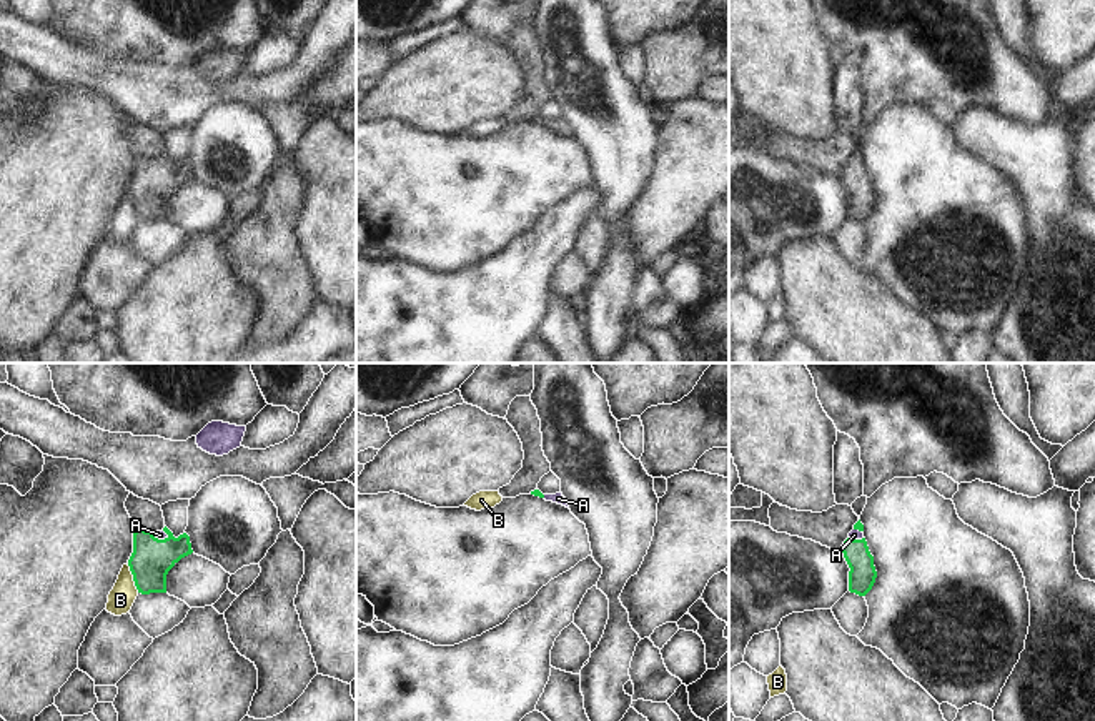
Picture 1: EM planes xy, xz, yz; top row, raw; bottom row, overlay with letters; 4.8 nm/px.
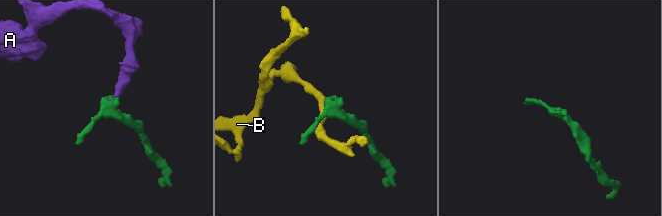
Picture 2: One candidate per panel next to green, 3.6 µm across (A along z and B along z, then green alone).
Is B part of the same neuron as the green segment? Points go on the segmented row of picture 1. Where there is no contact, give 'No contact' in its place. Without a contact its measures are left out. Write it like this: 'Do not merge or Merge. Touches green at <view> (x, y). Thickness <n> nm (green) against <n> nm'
Do not merge. Touches green at xy (133, 578). Thickness 200 nm (green) against 130 nm.

